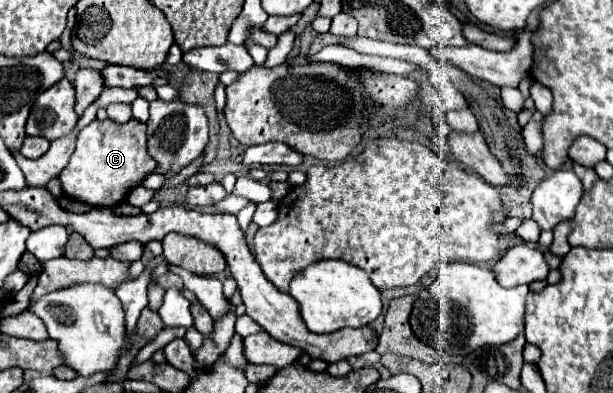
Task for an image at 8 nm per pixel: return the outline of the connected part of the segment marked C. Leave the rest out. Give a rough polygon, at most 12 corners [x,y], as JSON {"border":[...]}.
{"border":[[146,125],[80,131],[58,177],[68,197],[116,207],[154,171]]}

